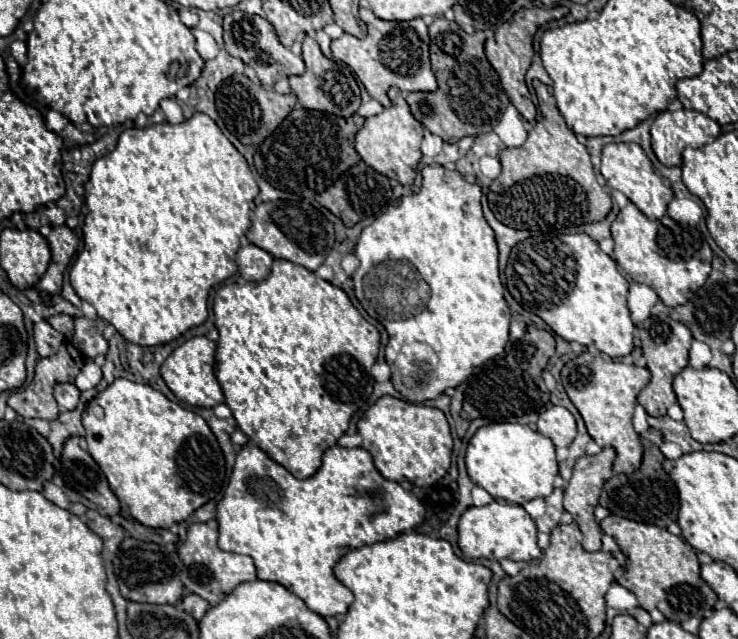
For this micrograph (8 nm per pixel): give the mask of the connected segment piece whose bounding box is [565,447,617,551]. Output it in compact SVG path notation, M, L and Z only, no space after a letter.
M607 447L603 449L601 453L597 455L585 455L581 457L575 467L573 467L573 477L565 489L565 511L569 511L573 517L575 517L575 523L579 525L579 529L583 531L583 547L587 551L599 551L601 549L601 539L603 539L603 531L601 527L595 523L595 517L593 517L593 511L599 503L599 493L603 489L603 483L611 477L611 467L613 467L613 461L615 461L617 453L615 449Z

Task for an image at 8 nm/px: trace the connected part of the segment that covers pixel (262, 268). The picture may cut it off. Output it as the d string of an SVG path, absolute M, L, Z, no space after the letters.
M245 245L237 251L235 263L239 267L239 275L245 281L263 281L271 273L273 257L257 245Z

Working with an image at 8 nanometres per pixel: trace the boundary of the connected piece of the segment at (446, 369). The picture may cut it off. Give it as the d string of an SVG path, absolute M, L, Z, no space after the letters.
M427 165L423 167L423 185L421 191L409 197L401 197L397 201L388 205L381 217L377 217L369 227L365 227L361 231L361 237L357 241L355 247L355 257L359 259L359 267L353 273L353 283L355 283L355 295L359 299L359 303L363 305L363 309L377 319L389 333L389 345L385 349L385 357L387 363L391 367L391 383L393 387L407 399L413 403L423 403L427 399L435 399L439 397L447 387L457 387L459 383L463 383L472 374L473 367L485 363L501 355L505 351L507 345L507 337L509 337L509 307L503 299L503 285L499 279L499 267L497 267L497 259L499 259L499 249L497 249L497 241L495 241L495 233L489 227L489 223L483 217L481 198L482 190L475 183L467 183L457 171L449 171L443 165Z

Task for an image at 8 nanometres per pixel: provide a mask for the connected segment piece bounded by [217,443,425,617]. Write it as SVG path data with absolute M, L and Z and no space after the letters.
M247 443L237 453L231 481L223 499L217 503L219 523L219 547L223 551L241 553L253 557L257 565L257 577L263 581L275 581L301 597L305 605L321 617L345 615L353 603L353 593L337 581L333 575L335 563L361 545L373 545L379 541L395 539L399 533L421 525L425 507L399 483L385 479L367 449L347 449L333 445L323 453L321 469L309 479L295 479L285 467L265 455L255 443Z

